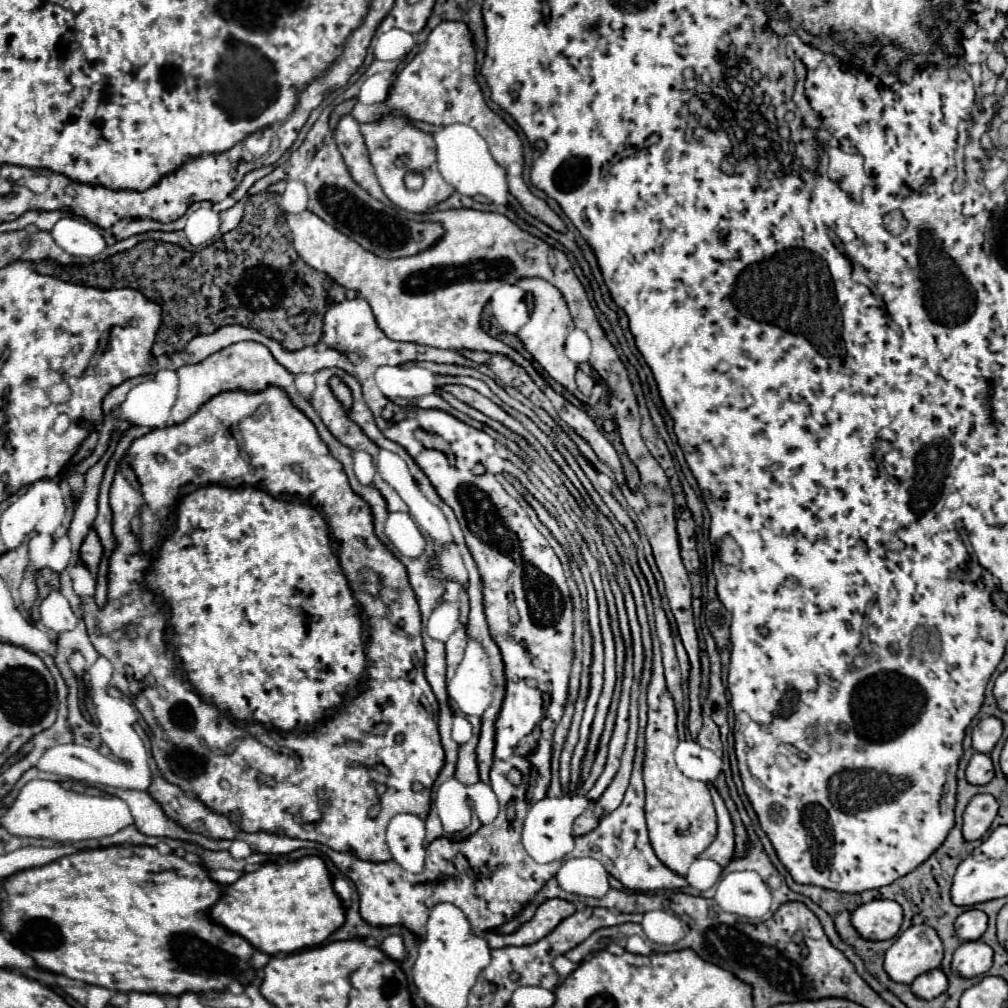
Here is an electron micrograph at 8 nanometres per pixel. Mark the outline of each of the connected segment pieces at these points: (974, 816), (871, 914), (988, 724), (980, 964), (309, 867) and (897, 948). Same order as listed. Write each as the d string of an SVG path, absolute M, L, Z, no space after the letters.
M976 795L962 815L962 835L966 841L980 839L992 825L998 813L998 803L992 795Z
M888 899L870 901L854 909L850 923L862 939L886 941L892 939L902 925L902 907Z
M984 717L972 729L972 747L978 753L990 753L1002 735L1002 723L998 717Z
M966 941L954 951L950 967L960 977L970 979L986 973L992 967L992 953L994 951L984 941Z
M302 857L300 861L264 863L258 869L246 871L238 881L222 889L218 903L210 907L210 919L212 923L228 929L230 933L238 933L254 949L266 955L276 955L322 945L338 927L342 927L344 909L332 889L332 877L328 875L324 861L320 857Z
M932 927L906 929L884 955L884 971L896 983L912 983L942 961L942 941Z

